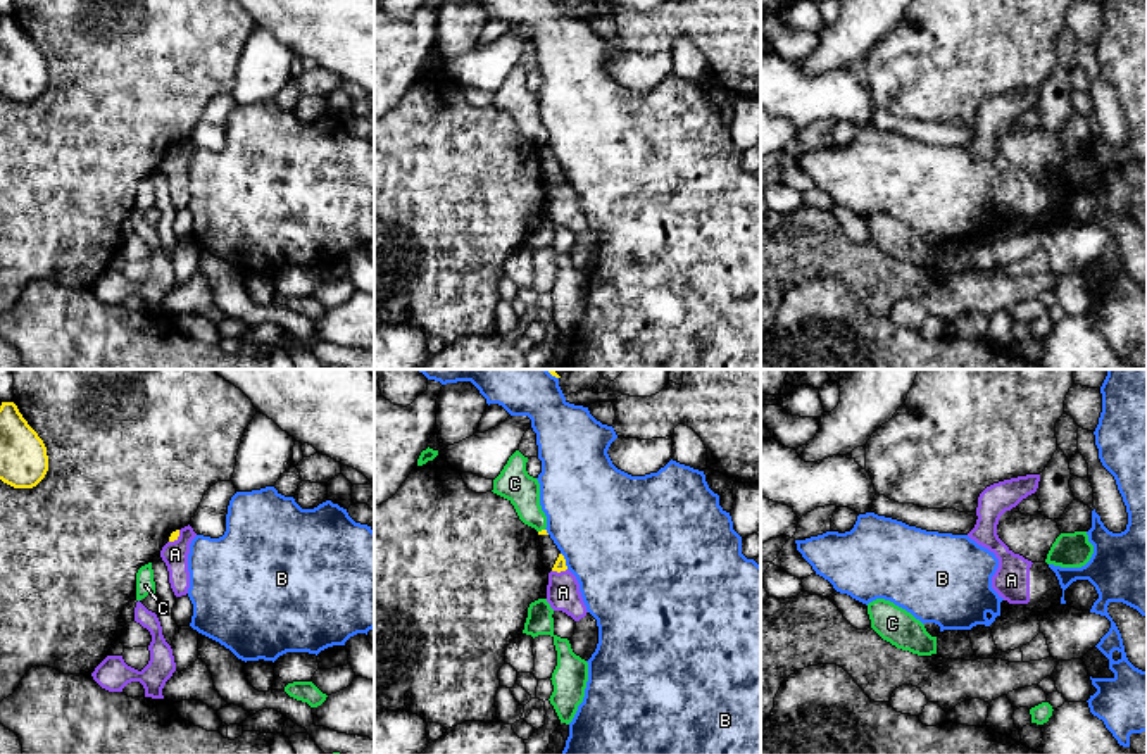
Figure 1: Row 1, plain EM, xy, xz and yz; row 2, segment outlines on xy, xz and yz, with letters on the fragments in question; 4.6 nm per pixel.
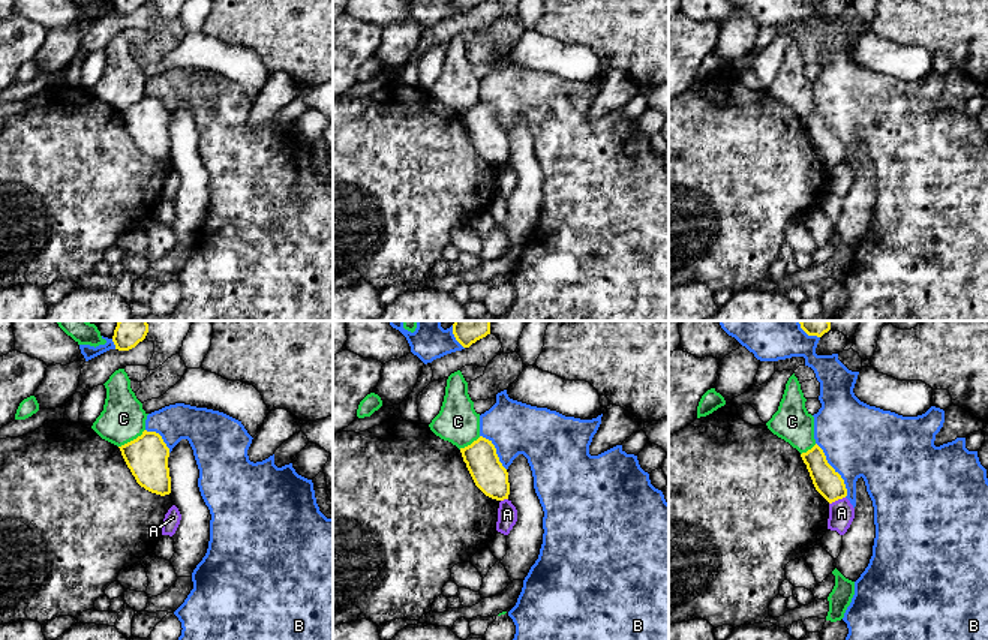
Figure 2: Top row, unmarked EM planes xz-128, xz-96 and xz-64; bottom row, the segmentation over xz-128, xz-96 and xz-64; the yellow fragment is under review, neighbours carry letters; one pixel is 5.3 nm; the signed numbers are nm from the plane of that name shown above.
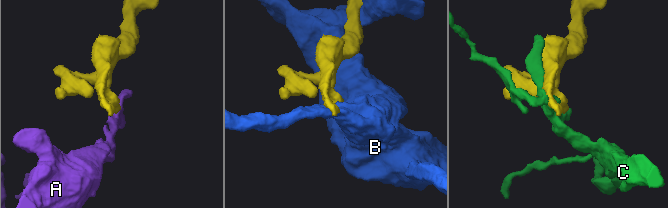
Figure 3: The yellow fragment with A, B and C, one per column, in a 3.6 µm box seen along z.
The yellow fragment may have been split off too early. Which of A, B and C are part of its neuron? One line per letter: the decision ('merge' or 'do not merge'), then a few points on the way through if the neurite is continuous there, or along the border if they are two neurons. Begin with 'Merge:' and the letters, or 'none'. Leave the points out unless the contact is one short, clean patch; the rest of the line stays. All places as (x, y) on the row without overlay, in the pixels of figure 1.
Merge: none
A: do not merge; border along xz (566, 182), (552, 185)
B: do not merge
C: do not merge

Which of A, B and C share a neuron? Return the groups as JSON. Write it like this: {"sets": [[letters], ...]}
{"sets": [["A"], ["B"], ["C"]]}

